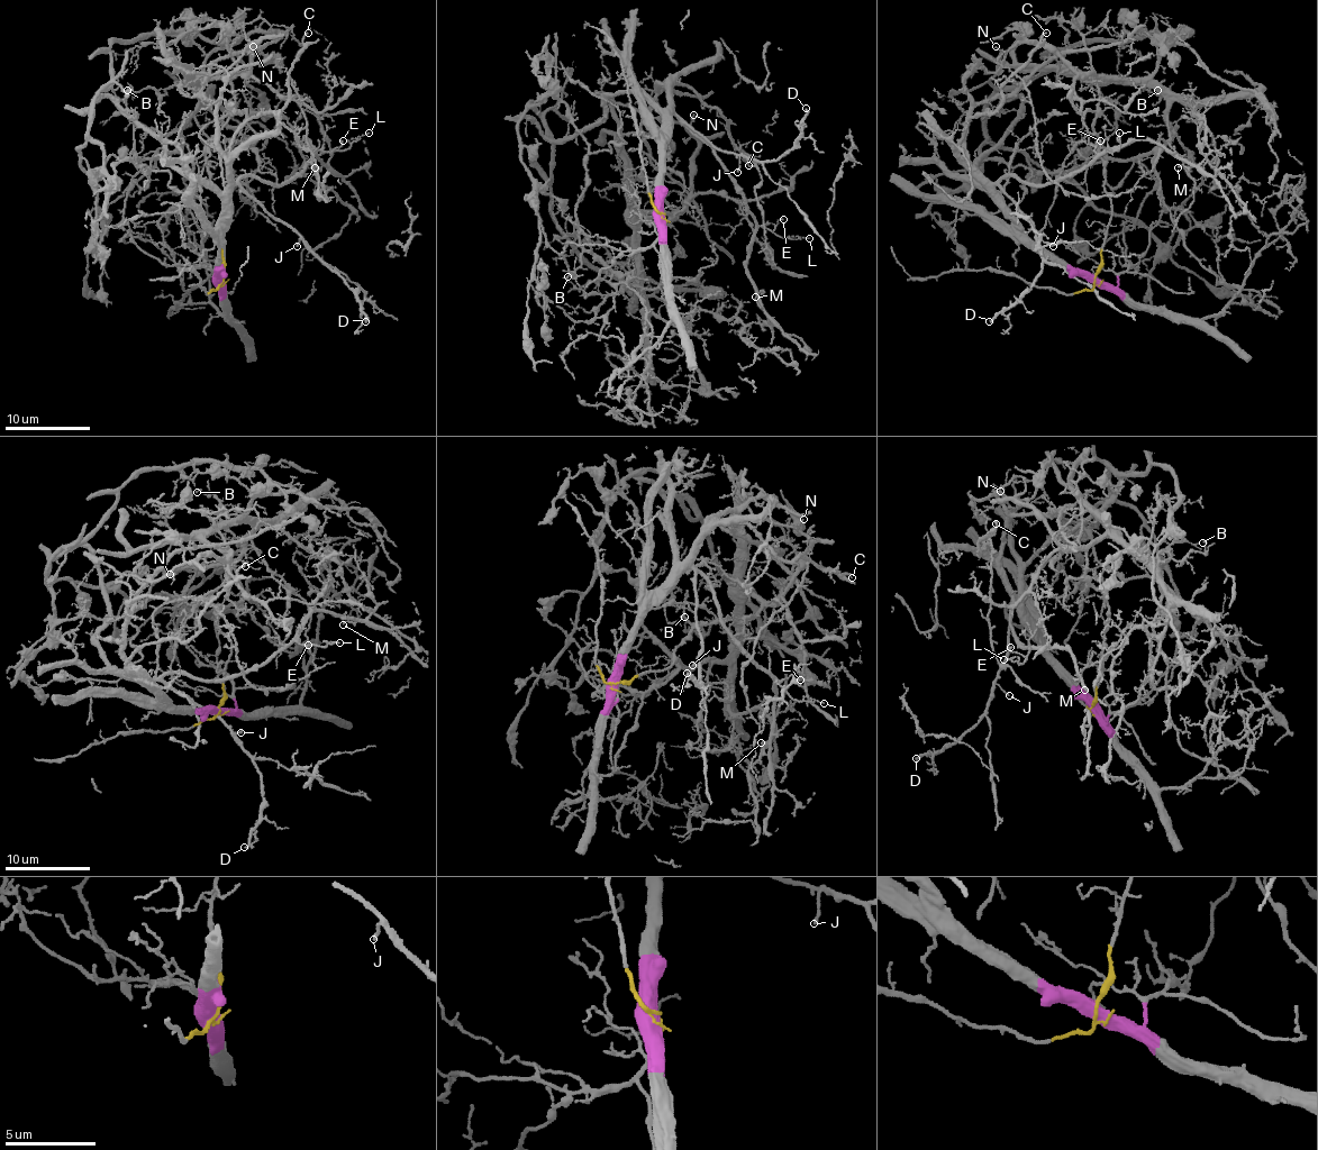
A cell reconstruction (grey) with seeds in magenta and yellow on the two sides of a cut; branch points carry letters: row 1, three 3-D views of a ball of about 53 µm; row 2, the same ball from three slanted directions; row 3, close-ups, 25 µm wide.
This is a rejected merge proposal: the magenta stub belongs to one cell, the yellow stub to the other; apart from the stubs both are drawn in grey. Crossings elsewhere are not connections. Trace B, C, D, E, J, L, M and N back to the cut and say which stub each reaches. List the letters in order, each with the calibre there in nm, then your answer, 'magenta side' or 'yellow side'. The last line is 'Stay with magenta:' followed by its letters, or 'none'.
B: calibre 110 nm; yellow side
C: calibre 170 nm; magenta side
D: calibre 220 nm; magenta side
E: calibre 150 nm; magenta side
J: calibre 180 nm; magenta side
L: calibre 120 nm; magenta side
M: calibre 140 nm; magenta side
N: calibre 110 nm; yellow side
Stay with magenta: C, D, E, J, L, M

